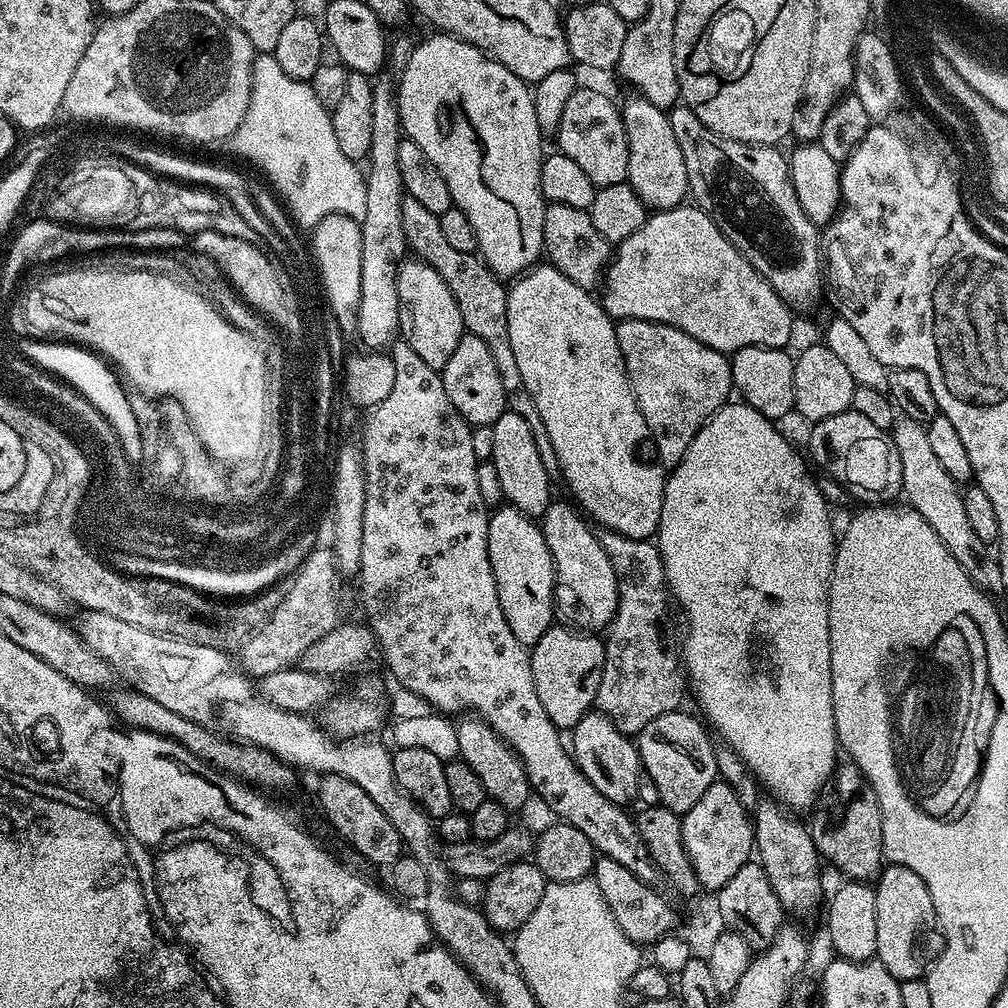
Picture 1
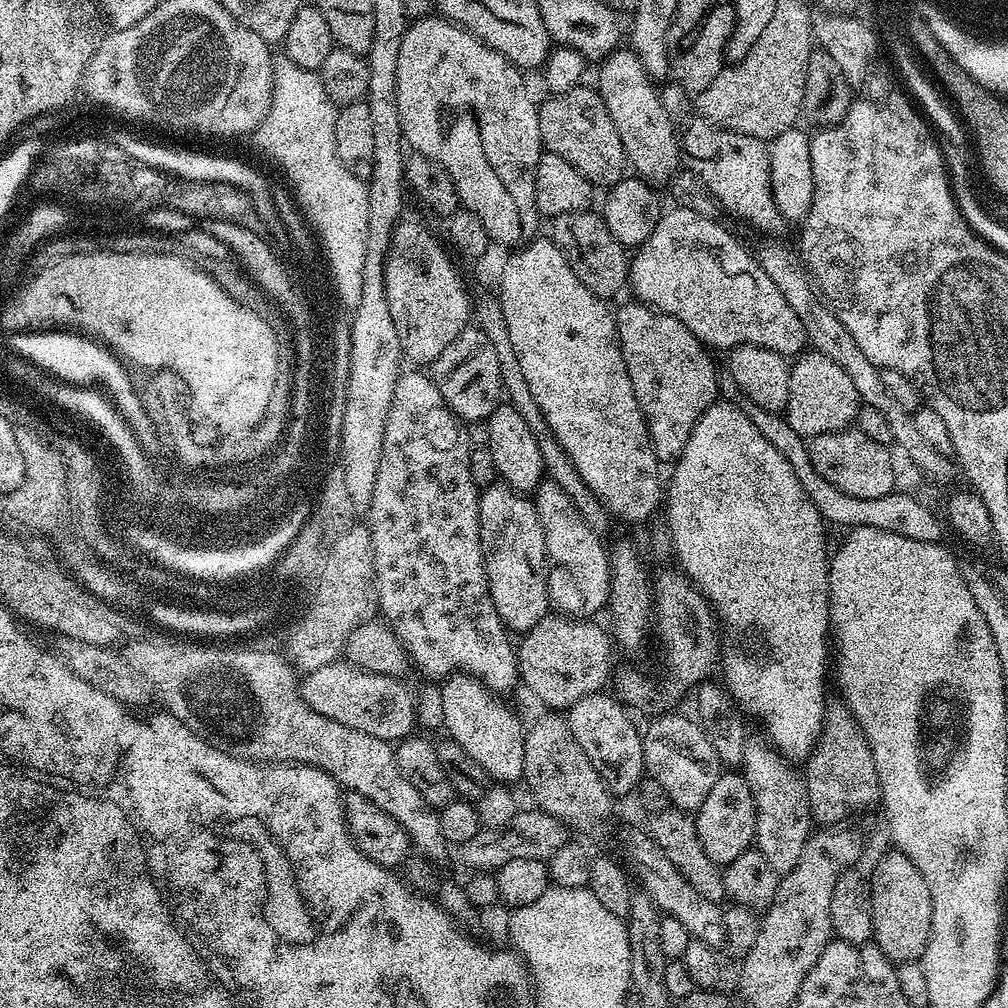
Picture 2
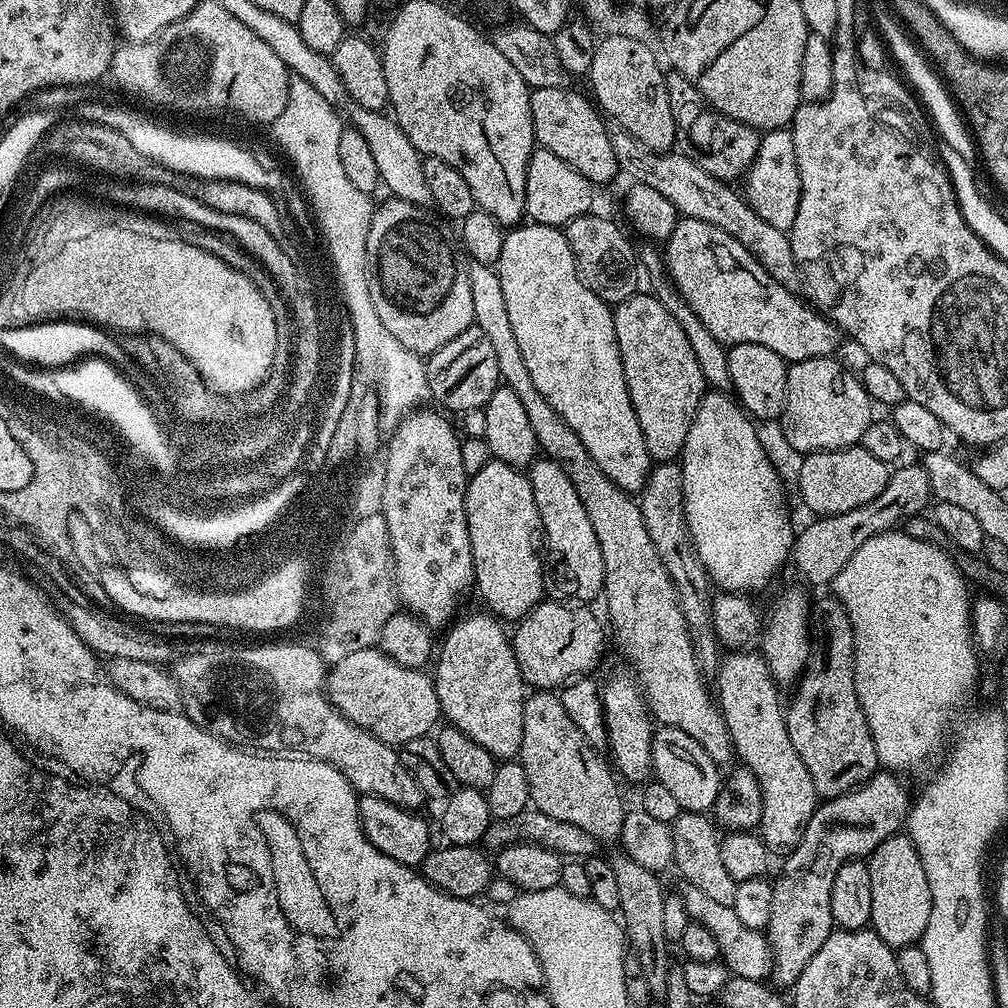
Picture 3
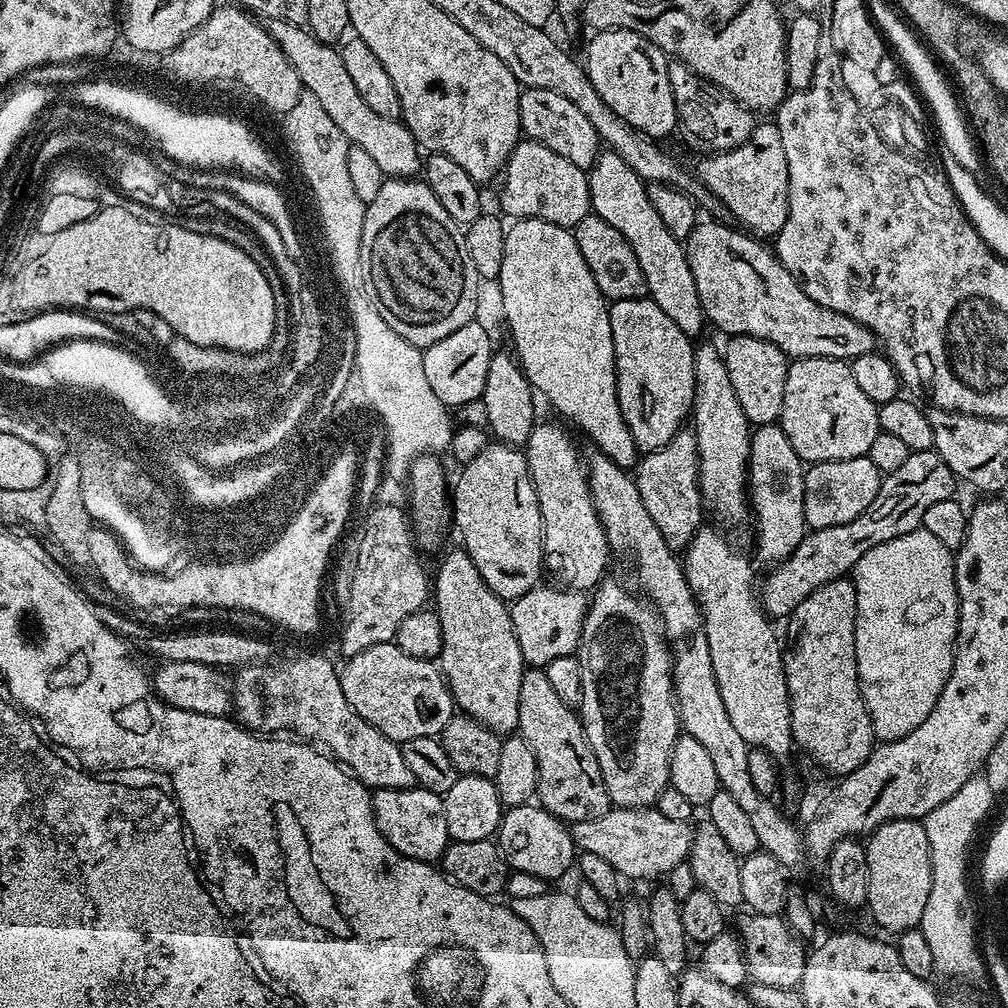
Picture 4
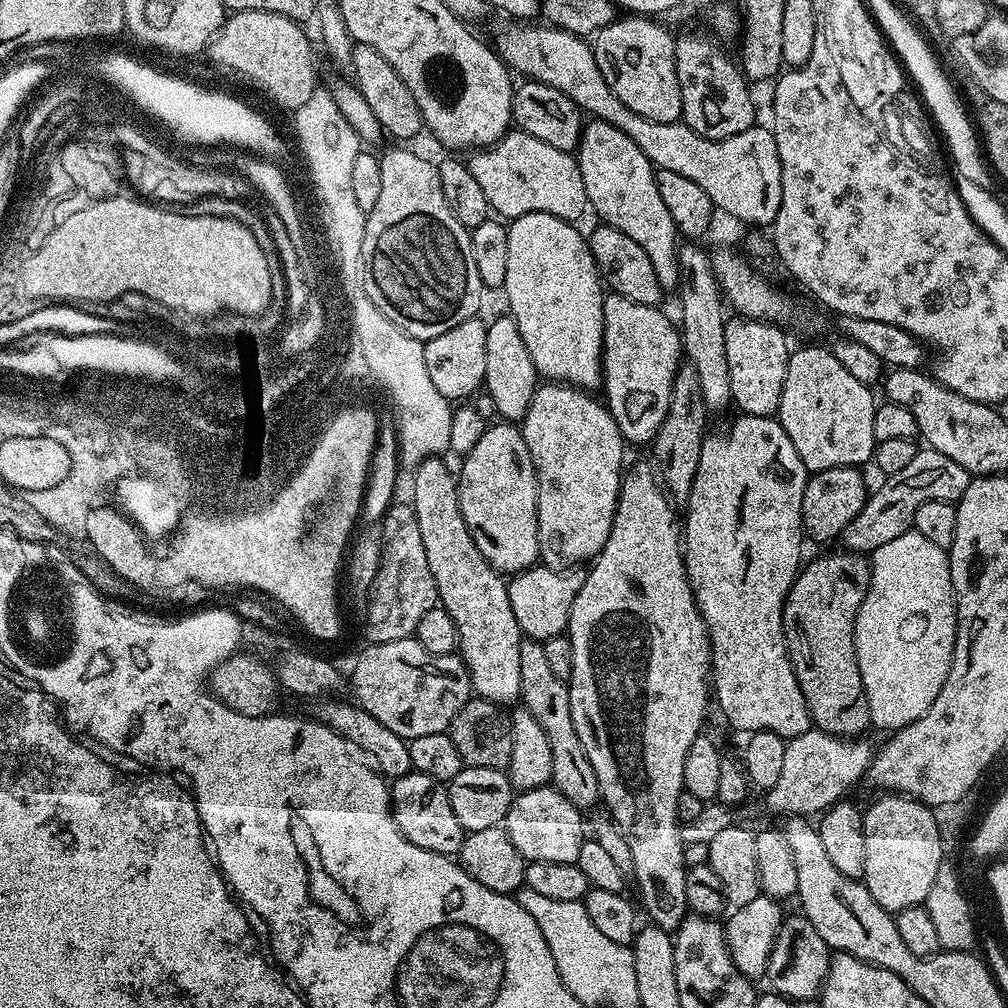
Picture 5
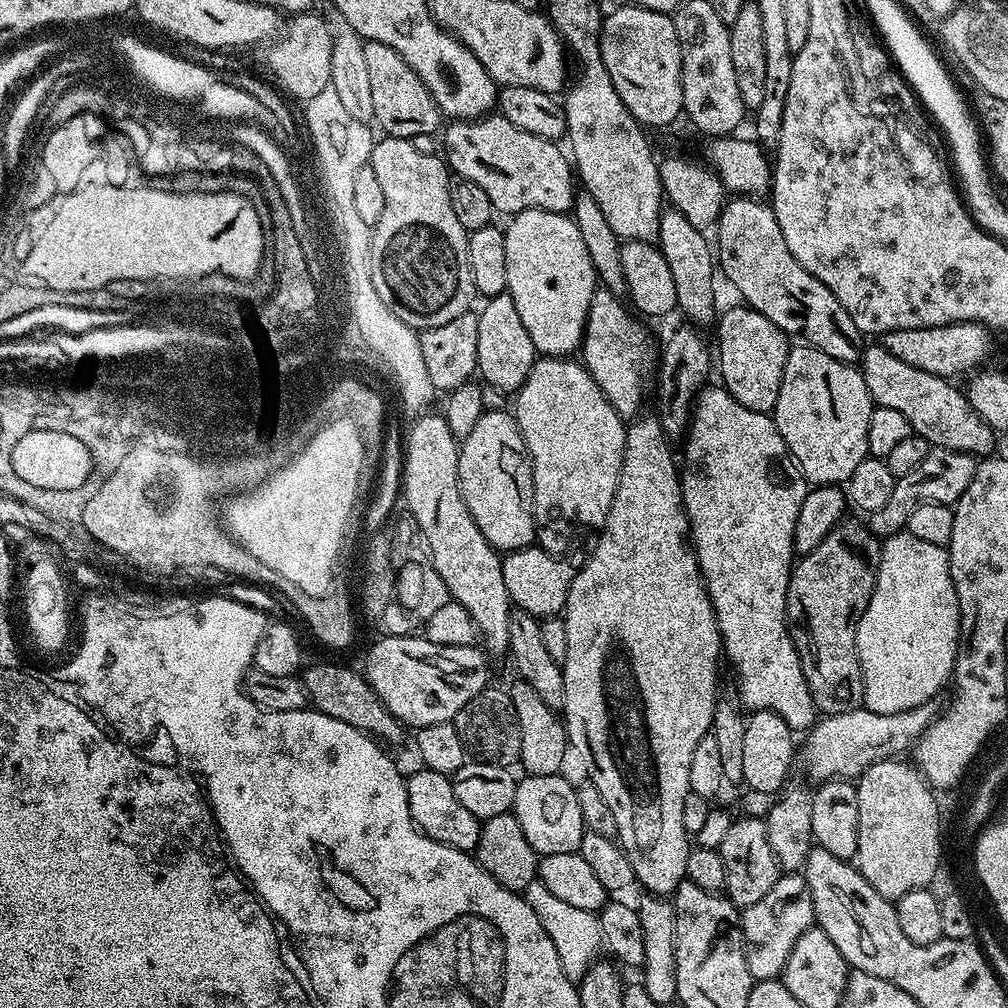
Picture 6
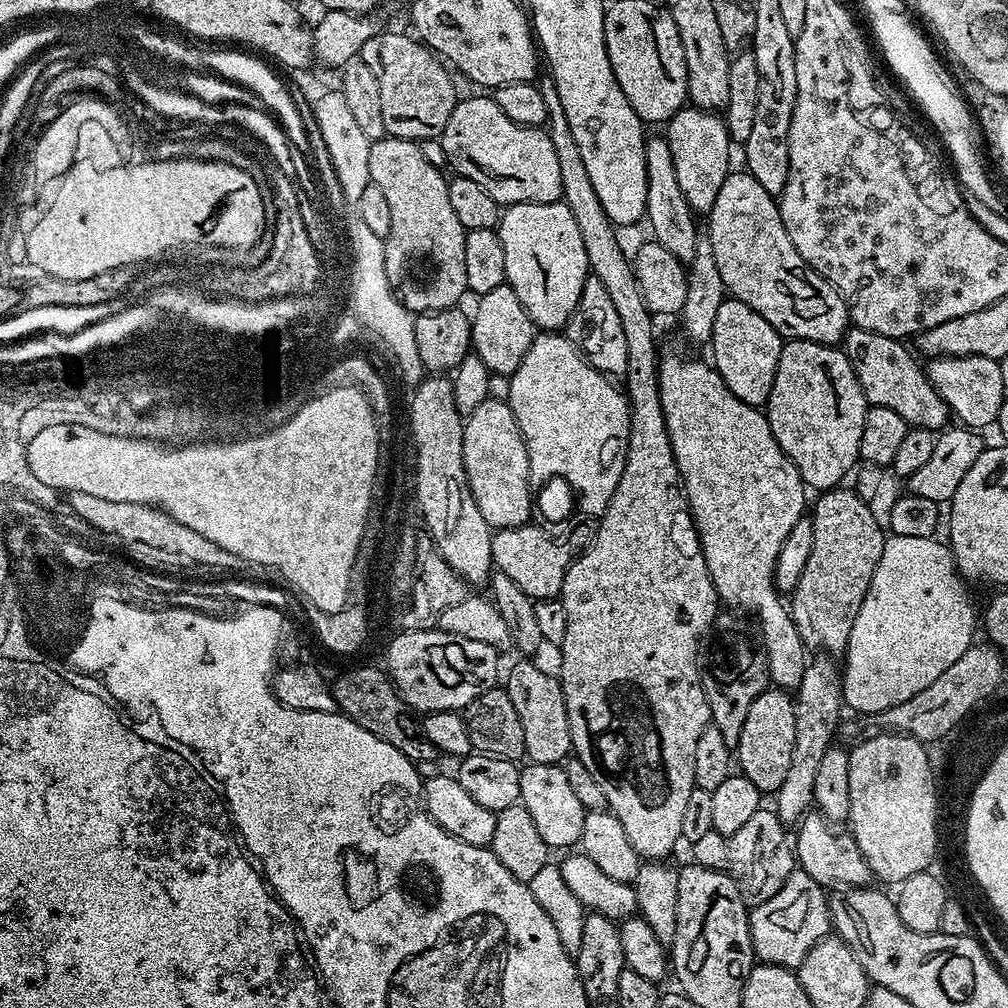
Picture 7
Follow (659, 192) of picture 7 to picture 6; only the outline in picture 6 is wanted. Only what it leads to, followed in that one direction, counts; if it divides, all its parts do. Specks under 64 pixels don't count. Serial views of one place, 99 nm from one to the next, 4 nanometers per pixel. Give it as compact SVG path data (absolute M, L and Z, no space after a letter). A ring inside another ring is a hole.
M668 206L660 214L660 234L658 247L660 253L670 265L670 274L674 277L676 291L676 307L682 313L683 319L693 326L711 325L717 319L716 292L712 289L712 268L714 272L714 248L703 231L690 222L678 210Z

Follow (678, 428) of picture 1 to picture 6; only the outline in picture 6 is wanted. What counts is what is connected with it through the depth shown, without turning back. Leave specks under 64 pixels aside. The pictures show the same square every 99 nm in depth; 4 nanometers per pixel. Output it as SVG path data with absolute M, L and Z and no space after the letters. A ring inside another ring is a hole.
M597 287L584 323L582 363L594 378L594 382L598 382L602 394L606 394L619 416L632 418L641 411L640 399L648 388L648 379L651 376L653 379L658 368L658 340L656 344L655 338L648 333L647 326L639 324L644 322L637 319L626 304L624 309L623 303L625 304L625 301L621 297L607 288Z

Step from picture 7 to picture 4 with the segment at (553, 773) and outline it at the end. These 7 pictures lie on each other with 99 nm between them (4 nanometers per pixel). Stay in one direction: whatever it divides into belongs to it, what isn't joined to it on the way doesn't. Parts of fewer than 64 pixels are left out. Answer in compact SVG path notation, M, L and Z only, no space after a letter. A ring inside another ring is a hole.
M529 802L505 811L498 833L500 853L513 872L532 874L547 882L560 880L568 871L573 871L578 860L578 849L565 821L550 814L539 803Z

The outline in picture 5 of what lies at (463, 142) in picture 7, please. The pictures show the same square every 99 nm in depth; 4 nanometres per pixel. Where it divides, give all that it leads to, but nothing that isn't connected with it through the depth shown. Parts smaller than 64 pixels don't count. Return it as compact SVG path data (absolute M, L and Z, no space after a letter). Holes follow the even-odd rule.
M509 130L497 144L473 151L469 156L472 157L467 157L468 169L486 193L489 209L505 221L511 222L526 214L541 212L576 222L584 211L589 211L580 162L571 152L554 150L554 146L546 146L546 142L530 138L530 134Z

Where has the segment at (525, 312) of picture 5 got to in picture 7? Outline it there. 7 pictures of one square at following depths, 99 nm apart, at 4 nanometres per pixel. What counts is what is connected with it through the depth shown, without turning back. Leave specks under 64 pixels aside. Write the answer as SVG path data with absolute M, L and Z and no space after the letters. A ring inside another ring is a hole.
M563 202L555 204L509 204L501 211L498 231L502 242L503 257L506 258L506 283L514 290L514 294L518 294L518 302L522 302L526 314L530 314L533 325L540 330L563 329L567 325L568 319L572 317L574 306L582 294L582 286L588 281L590 275L586 246L582 246L582 234L578 230L578 222L574 222L574 214L570 214L570 210Z

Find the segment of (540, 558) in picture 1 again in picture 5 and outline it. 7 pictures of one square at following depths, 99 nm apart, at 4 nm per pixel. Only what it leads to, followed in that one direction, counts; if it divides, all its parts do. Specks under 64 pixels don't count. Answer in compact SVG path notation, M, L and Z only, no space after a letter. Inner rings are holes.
M496 422L478 438L458 468L462 518L482 550L482 558L501 574L515 574L540 560L536 517L536 471L524 433L515 423Z

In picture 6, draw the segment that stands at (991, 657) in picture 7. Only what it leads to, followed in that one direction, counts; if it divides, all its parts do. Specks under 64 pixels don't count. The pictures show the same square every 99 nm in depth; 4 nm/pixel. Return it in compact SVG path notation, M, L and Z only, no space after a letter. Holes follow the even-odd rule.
M933 699L898 714L874 714L869 708L861 706L846 714L824 716L812 725L806 736L808 741L802 744L804 768L815 782L859 778L874 762L891 760L907 753L937 715L938 704Z

